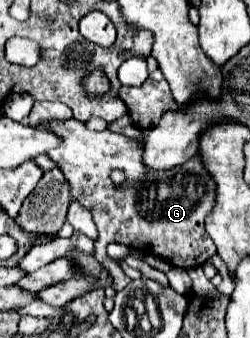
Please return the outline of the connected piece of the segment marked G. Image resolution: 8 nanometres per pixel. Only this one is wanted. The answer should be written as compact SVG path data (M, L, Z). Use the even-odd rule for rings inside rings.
M75 118L51 122L47 128L63 138L63 144L47 156L63 170L71 184L73 198L93 214L99 232L93 252L95 258L103 256L111 242L125 244L143 254L149 254L151 250L171 266L185 270L203 266L207 258L217 254L215 242L205 230L205 218L211 214L211 208L215 208L215 180L211 180L207 168L203 168L199 154L179 168L151 172L151 168L143 164L145 142L127 140L127 136L111 130L87 130L85 124ZM113 168L119 168L125 174L123 188L111 184Z

